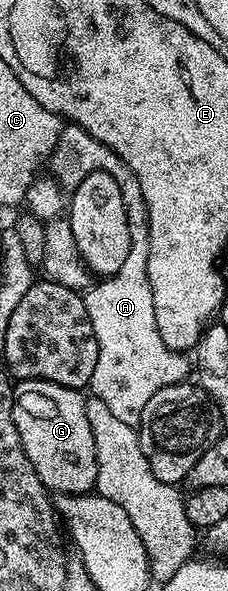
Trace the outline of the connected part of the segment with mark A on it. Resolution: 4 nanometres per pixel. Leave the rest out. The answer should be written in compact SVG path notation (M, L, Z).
M66 124L49 158L49 171L53 179L64 192L71 193L80 185L81 179L94 170L105 170L118 179L129 226L129 254L121 271L112 277L102 278L82 294L93 323L93 335L99 344L97 367L93 367L89 389L122 423L135 427L141 419L141 411L145 411L145 403L149 403L149 399L153 399L161 387L182 385L190 378L187 377L190 373L192 376L193 361L186 352L169 348L165 339L161 339L161 331L157 331L157 319L153 315L153 291L149 287L147 274L149 227L141 183L137 183L137 177L133 171L129 171L129 165L123 163L115 152L109 151L79 125Z

